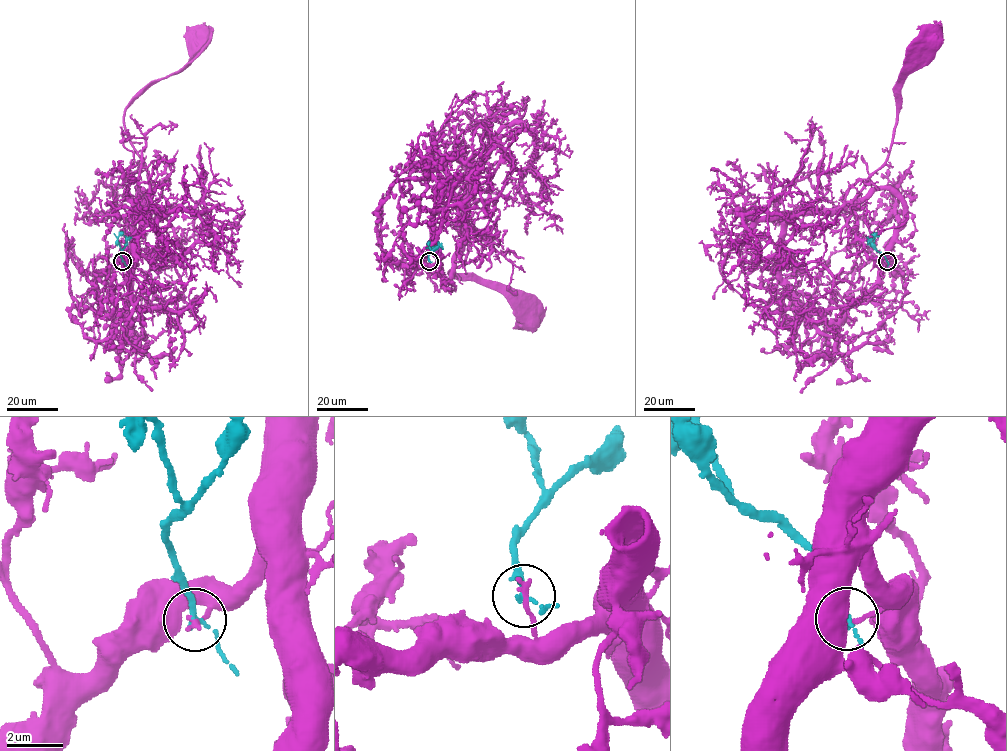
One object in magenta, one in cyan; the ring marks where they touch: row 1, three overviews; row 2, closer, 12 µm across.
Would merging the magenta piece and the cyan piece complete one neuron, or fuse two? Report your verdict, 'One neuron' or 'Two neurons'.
Two neurons

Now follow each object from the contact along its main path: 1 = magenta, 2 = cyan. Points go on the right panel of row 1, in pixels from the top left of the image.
1: (887, 261), (903, 203), (889, 190), (856, 195), (885, 161), (898, 90), (935, 42)
2: (887, 261), (873, 243), (873, 238), (879, 235)

